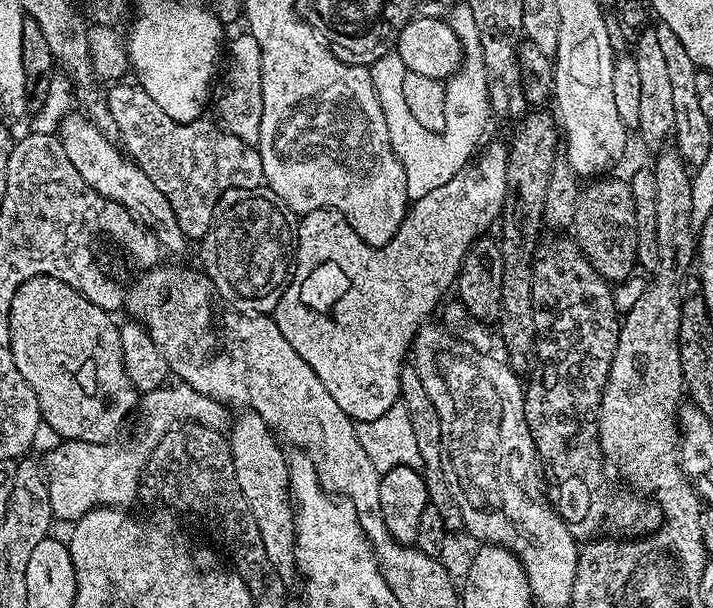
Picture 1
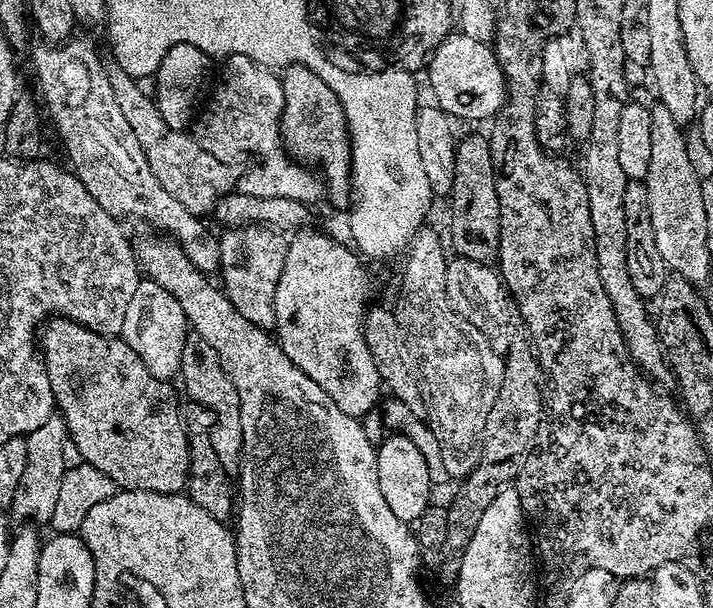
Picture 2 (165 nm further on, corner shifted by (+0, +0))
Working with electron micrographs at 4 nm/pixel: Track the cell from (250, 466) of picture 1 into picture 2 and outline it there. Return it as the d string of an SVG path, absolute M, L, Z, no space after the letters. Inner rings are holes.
M188 335L186 346L182 346L182 366L178 380L184 383L189 398L212 415L212 428L207 429L210 446L226 472L235 473L240 467L242 450L242 410L238 402L238 390L234 390L234 382L230 382L222 362L218 362L218 354L214 354L214 349L198 335Z

